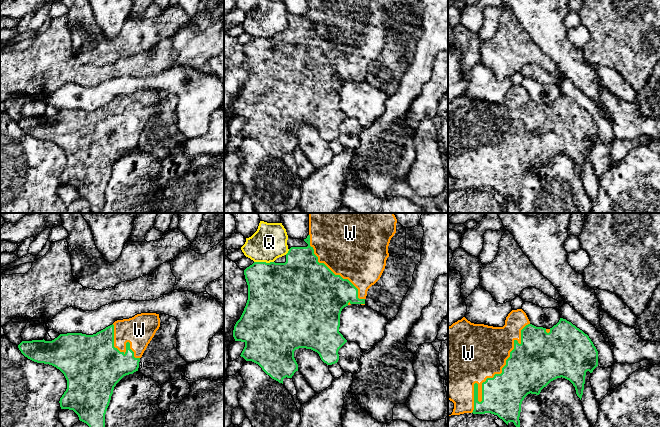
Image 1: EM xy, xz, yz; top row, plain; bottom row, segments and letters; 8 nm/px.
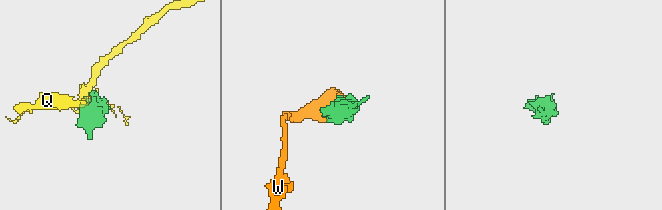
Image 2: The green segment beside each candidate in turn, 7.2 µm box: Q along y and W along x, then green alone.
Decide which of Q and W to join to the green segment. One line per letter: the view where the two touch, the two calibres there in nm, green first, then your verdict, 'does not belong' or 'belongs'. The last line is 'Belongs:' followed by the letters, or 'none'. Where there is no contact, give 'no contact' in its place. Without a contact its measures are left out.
Q: meets green in xz; 440 nm thick on the green side, 280 nm on the other; does not belong
W: meets green in yz; 320 nm thick on the green side, 480 nm on the other; belongs
Belongs: W

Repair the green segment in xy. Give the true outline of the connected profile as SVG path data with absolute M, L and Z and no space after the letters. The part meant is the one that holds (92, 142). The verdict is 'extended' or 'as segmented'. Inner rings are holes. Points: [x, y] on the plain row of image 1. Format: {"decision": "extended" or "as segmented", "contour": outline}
{"decision": "extended", "contour": "M141 89L117 96L93 111L60 110L52 117L22 117L18 124L28 135L52 141L64 150L67 165L59 177L61 185L73 186L89 202L91 212L100 213L114 163L124 152L138 147L140 134L159 103L159 90Z"}

